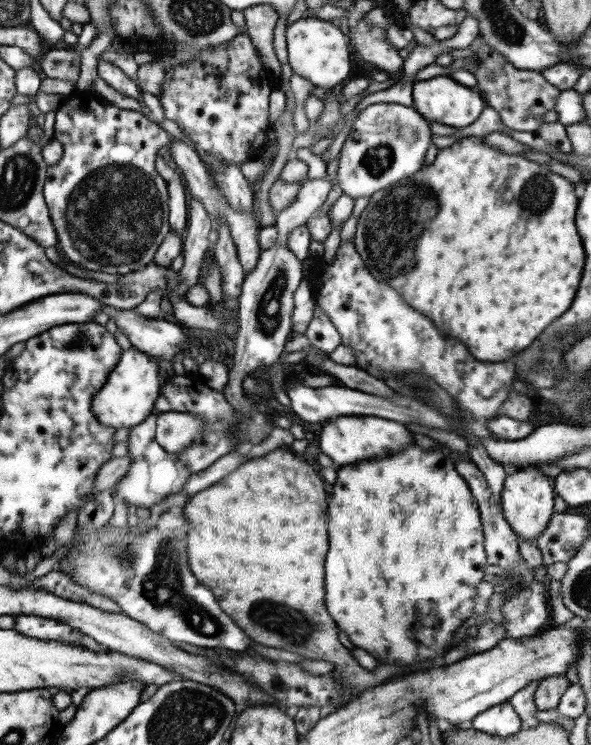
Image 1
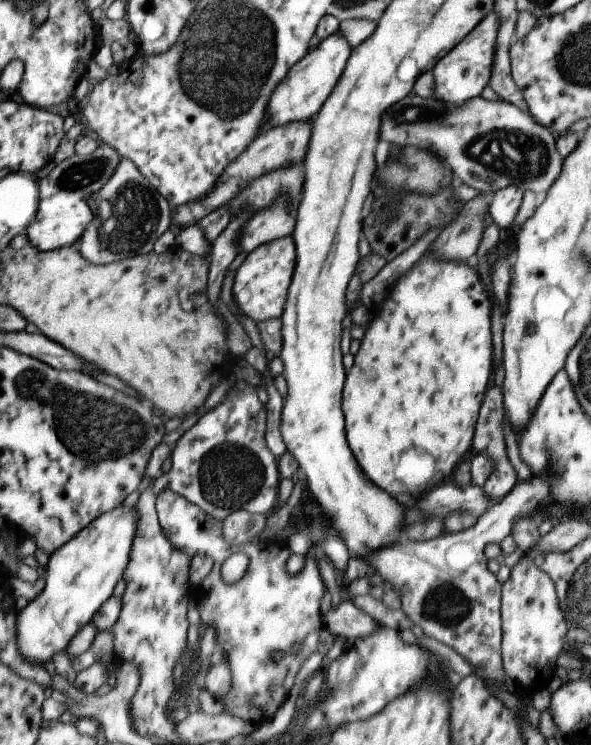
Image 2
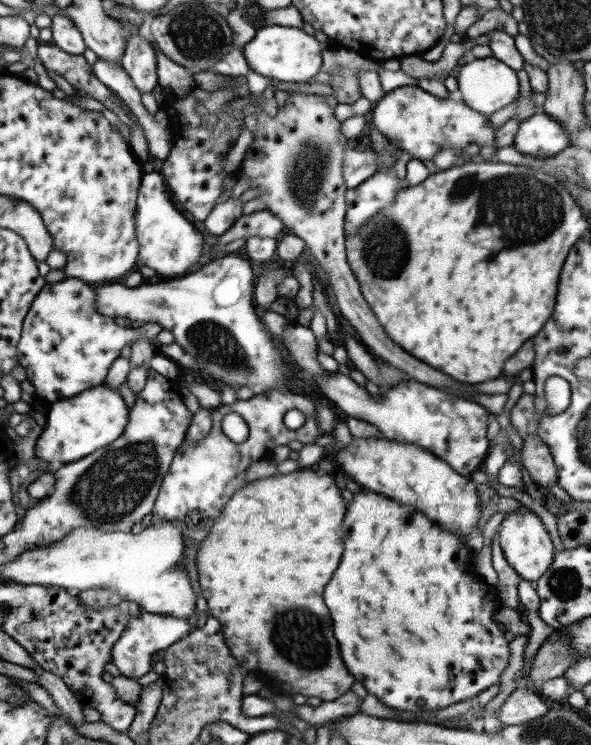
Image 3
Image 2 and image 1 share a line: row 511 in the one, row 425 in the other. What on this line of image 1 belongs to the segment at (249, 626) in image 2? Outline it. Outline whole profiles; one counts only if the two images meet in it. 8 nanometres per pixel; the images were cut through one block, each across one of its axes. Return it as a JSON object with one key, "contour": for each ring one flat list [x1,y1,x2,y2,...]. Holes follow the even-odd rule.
{"contour":[[165,412,157,416,155,440,167,452,179,452,203,434,203,420,183,412]]}

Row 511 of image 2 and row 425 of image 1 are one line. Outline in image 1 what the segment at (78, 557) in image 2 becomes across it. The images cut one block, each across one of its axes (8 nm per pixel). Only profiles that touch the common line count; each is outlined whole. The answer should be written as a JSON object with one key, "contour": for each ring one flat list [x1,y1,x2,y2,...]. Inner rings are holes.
{"contour":[[133,346,129,350,123,350,117,366,107,376,107,382,101,386,101,392,97,392,97,396,93,398,93,414,103,424,109,424,117,430,141,424,153,412,155,400,161,396,161,386,165,378,159,376,159,360,161,358,149,356]]}

